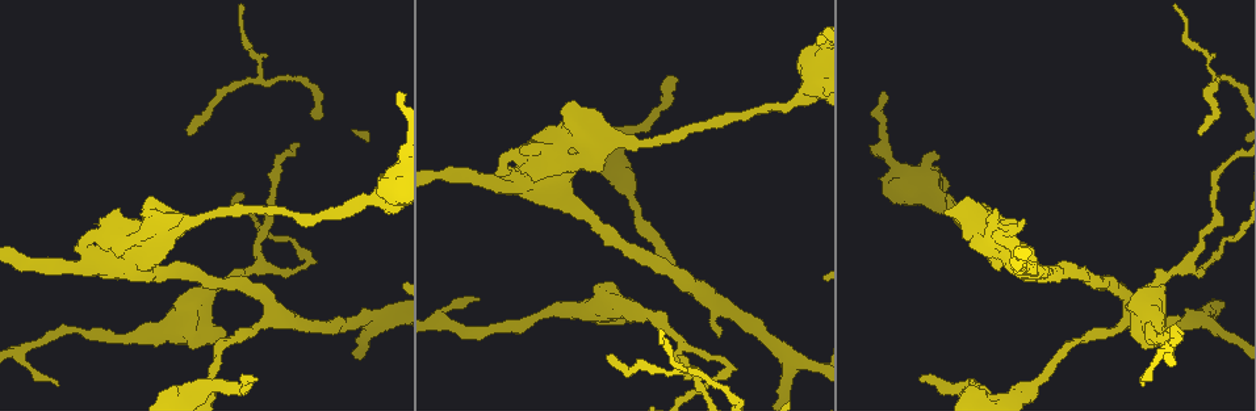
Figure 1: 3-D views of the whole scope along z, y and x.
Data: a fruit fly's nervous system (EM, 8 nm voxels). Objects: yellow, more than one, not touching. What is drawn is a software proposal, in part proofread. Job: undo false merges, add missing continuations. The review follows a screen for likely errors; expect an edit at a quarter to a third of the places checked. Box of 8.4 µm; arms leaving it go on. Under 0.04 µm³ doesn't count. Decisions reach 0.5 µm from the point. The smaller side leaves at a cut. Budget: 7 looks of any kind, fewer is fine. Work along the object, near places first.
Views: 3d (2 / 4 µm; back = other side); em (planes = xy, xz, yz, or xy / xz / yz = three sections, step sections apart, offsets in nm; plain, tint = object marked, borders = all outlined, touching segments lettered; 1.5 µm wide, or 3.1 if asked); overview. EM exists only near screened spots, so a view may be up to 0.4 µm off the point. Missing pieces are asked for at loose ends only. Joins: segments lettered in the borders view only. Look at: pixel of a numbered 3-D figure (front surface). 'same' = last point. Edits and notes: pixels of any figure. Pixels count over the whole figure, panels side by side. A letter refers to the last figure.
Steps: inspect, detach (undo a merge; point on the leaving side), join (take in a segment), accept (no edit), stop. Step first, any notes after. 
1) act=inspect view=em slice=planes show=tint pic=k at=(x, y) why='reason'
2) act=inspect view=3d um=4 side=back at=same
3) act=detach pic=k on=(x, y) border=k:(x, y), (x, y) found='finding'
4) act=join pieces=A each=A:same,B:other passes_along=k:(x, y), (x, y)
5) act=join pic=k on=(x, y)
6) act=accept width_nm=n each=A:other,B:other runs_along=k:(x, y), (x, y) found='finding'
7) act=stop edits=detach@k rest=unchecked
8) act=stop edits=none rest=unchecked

act=inspect view=em slice=yz step=8 show=tint pic=1 at=(368, 318) why='sharp bend'

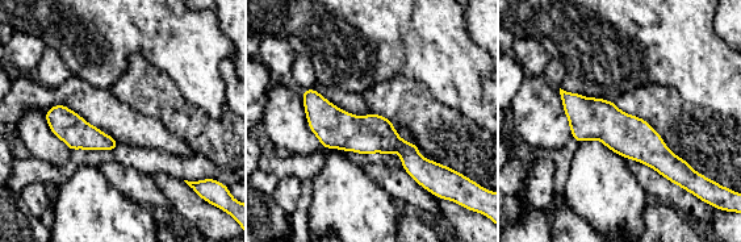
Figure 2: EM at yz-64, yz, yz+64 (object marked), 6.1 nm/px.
act=inspect view=em slice=yz step=8 show=borders at=same

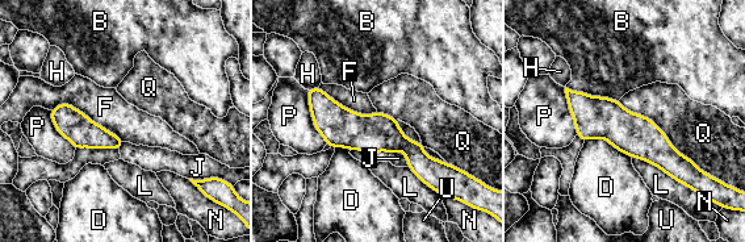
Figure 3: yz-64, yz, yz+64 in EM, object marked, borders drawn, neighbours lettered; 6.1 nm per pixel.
act=accept each=B:other,D:other,F:other,H:other,J:other,L:other,N:other,P:other,Q:other,U:other runs_along=3:(310, 92), (347, 129), (401, 142), (419, 172) found='continuous, no second neuron'

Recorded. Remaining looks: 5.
act=inspect view=em slice=xz step=8 show=borders pic=1 at=(381, 203) why='sudden change in width'

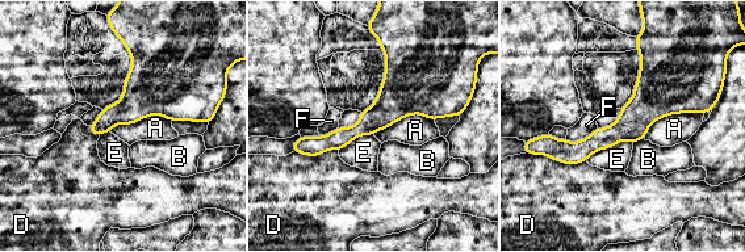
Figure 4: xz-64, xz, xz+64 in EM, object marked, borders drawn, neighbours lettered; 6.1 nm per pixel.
act=accept each=A:other,B:other,D:other,E:other,F:other runs_along=4:(448, 113), (390, 105), (335, 141), (300, 145) found='continuous, no second neuron'

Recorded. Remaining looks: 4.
act=inspect view=em slice=yz step=8 show=borders pic=1 at=(257, 377) why='branch stops here'

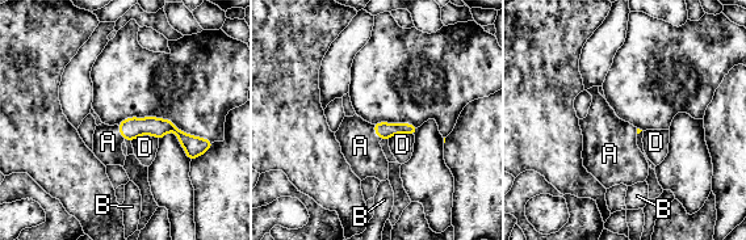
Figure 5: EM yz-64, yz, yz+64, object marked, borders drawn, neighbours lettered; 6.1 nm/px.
act=join pieces=A each=A:same,B:other,D:other passes_along=5:(131, 127), (120, 133), (108, 142) found='it goes on there'

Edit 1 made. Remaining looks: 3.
act=stop edits=join@5 rest=unchecked

